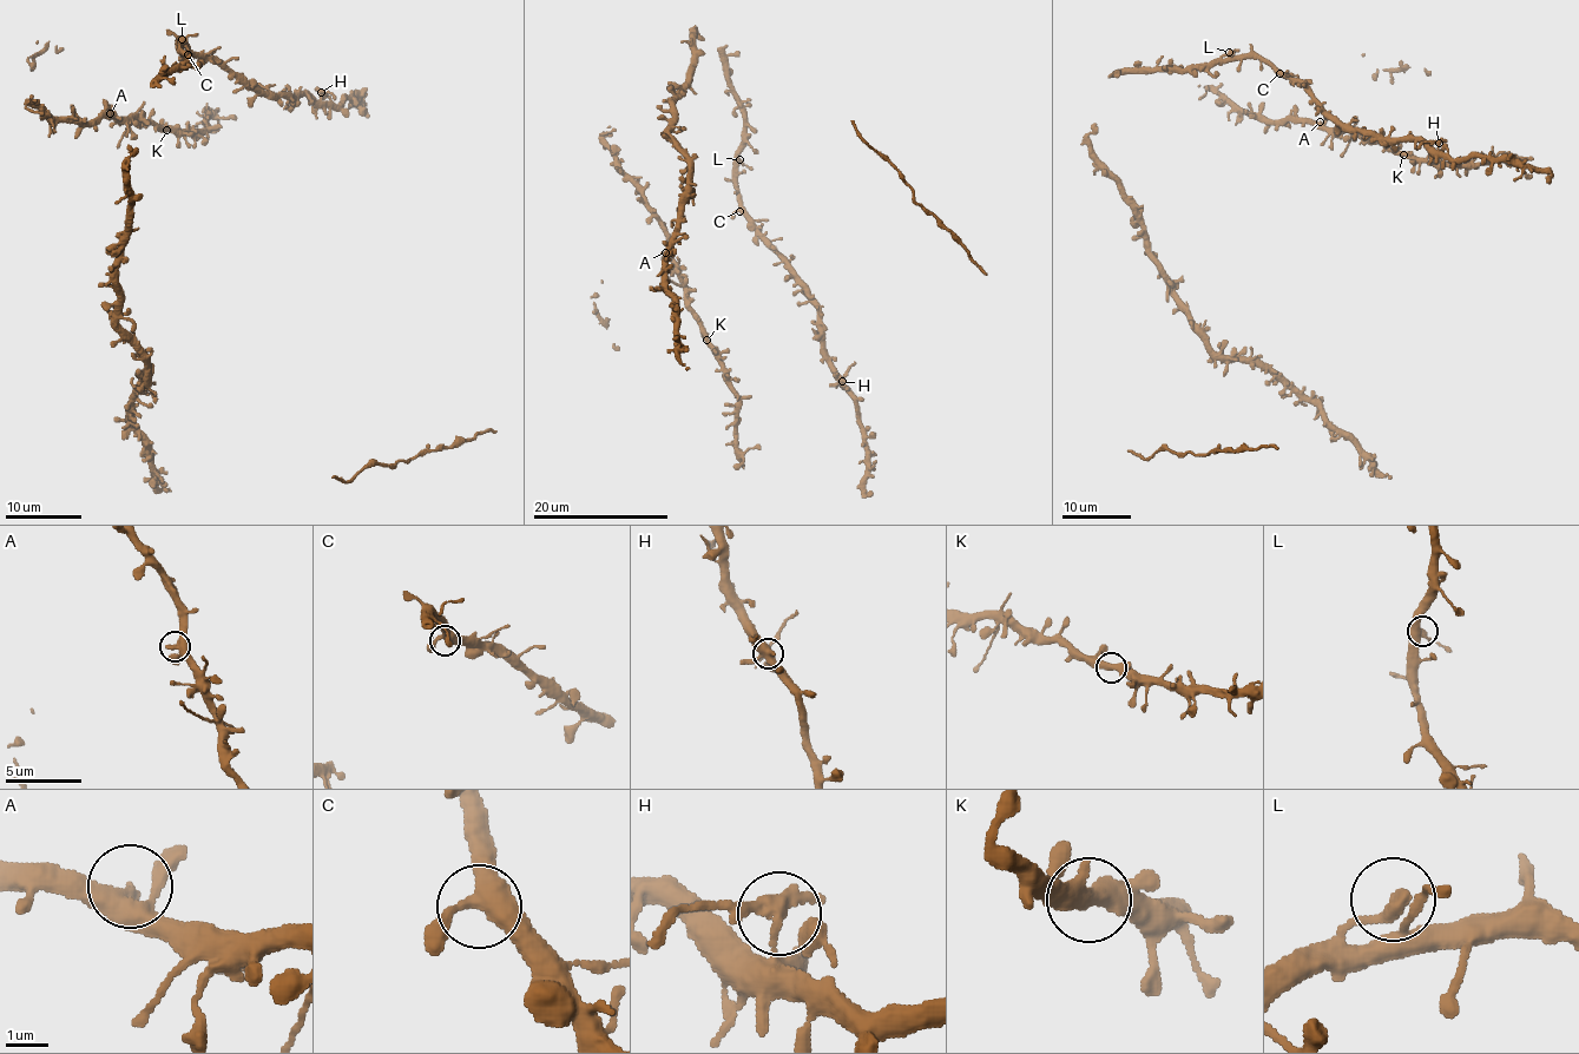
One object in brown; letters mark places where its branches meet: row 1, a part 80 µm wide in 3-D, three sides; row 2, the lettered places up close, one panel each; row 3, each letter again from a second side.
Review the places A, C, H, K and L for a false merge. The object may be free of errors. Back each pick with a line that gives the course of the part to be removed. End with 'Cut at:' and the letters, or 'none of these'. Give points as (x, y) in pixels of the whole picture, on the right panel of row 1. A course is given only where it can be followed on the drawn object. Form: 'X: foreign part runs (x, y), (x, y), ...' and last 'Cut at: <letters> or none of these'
H: foreign part runs (1439, 143), (1423, 143), (1416, 147)
Cut at: H

